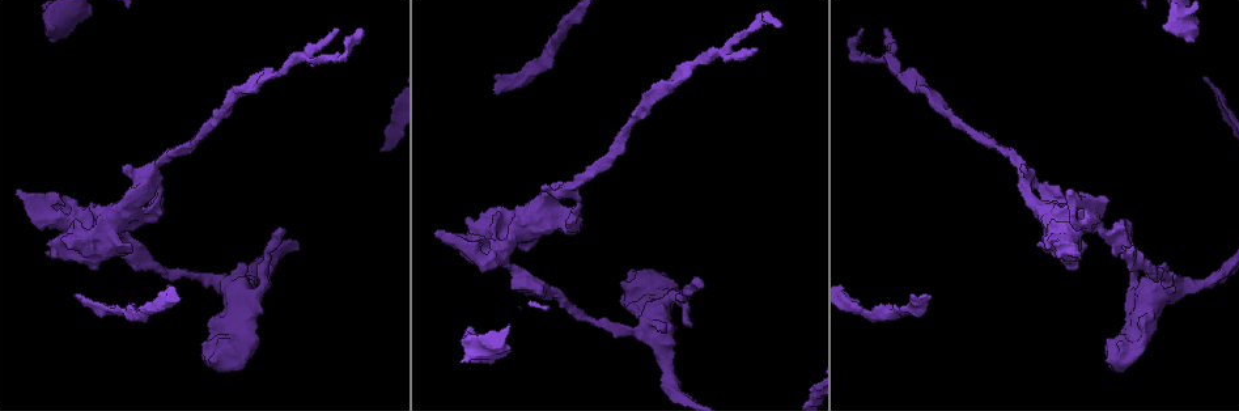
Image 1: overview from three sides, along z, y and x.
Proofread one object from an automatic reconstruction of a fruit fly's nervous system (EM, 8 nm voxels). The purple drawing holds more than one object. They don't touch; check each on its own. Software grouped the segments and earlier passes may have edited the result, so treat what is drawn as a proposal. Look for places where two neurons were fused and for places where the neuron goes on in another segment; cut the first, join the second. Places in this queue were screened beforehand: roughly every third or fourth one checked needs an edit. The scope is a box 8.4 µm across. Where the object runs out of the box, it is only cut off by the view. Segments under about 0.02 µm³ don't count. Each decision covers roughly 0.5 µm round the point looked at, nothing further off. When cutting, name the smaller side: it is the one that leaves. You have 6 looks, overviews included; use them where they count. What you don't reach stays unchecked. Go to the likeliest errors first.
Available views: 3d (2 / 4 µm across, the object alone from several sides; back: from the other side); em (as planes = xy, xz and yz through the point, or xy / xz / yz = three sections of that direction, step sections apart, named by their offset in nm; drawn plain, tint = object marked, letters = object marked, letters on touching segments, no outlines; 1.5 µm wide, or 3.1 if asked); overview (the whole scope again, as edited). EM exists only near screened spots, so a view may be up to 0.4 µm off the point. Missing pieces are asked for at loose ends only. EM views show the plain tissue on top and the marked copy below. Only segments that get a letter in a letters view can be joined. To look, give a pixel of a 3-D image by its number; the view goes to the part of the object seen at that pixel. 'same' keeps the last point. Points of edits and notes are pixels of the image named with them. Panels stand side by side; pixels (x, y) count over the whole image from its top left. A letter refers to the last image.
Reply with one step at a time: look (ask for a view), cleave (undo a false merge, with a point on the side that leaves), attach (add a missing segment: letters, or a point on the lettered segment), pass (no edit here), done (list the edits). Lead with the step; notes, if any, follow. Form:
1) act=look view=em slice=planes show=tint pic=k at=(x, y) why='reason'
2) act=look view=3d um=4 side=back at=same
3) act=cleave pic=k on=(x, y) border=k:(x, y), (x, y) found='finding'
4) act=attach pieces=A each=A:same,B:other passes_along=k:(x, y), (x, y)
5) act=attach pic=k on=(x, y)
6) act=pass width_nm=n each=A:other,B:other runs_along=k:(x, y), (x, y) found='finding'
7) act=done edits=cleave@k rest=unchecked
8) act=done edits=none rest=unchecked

act=look view=em slice=planes show=letters pic=1 at=(496, 95) why='branch stops here'

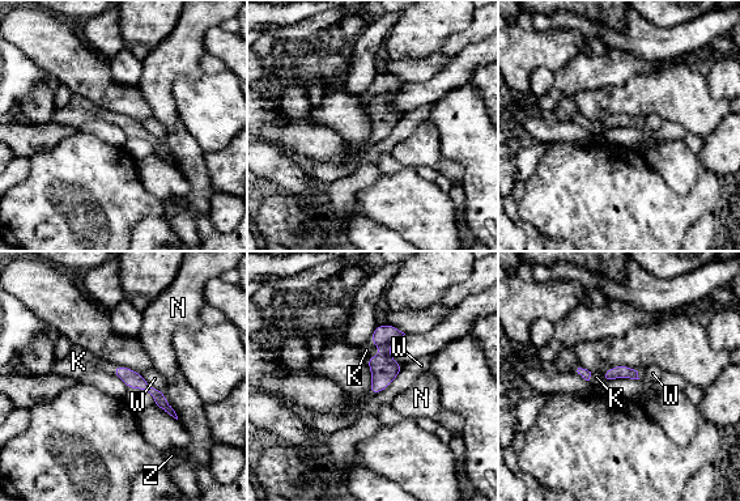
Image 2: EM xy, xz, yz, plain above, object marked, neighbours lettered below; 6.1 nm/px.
act=attach pieces=K longest_contact=W:260nm each=K:same,N:other,W:other,Z:other passes_along=2:(385, 369), (378, 345), (366, 349) found='it goes on there'

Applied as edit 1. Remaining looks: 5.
act=look view=overview why='redraw'

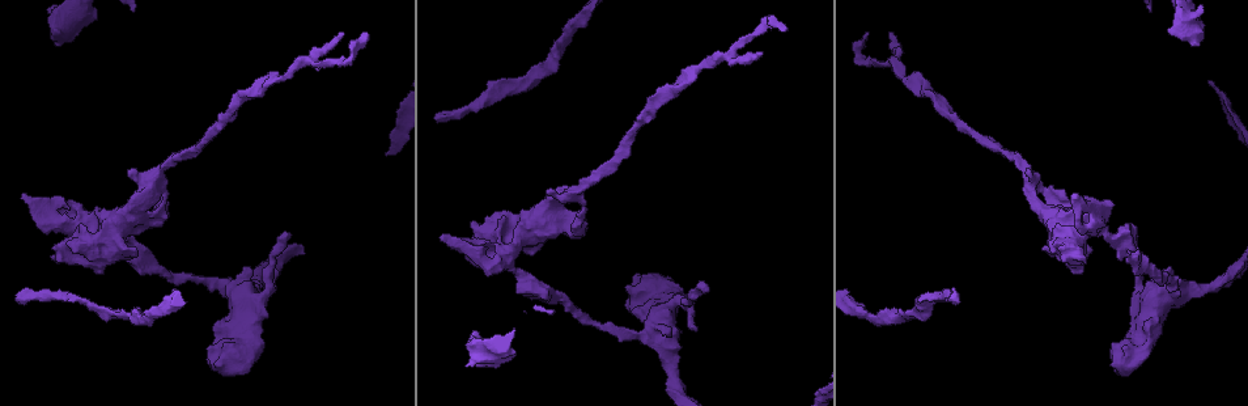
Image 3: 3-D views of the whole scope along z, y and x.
act=look view=3d um=2 pic=3 at=(134, 254) why='an open end'

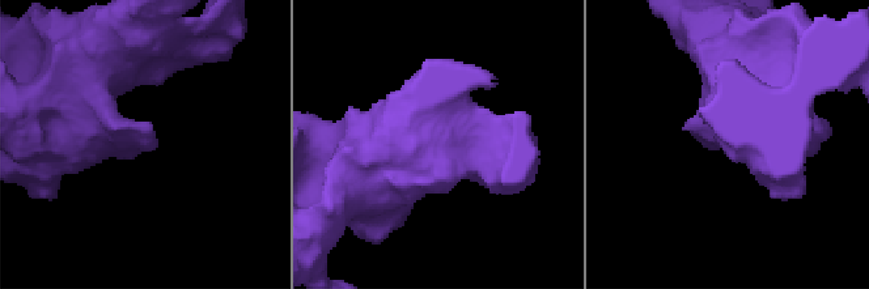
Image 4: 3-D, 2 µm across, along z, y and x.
act=look view=em slice=planes show=letters pic=4 at=(703, 137)

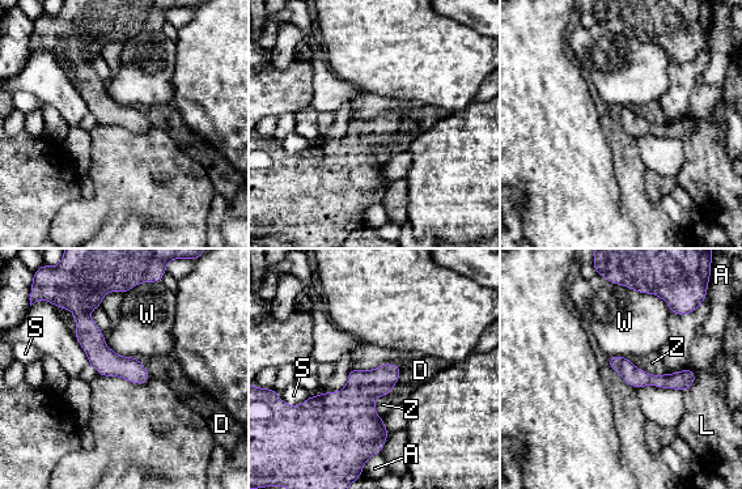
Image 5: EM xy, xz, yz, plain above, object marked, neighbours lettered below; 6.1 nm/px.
act=pass longest_contact=W:400nm each=A:other,D:other,L:other,S:other,W:other,Z:other border=5:(627, 357), (652, 374), (666, 373) found='no lettered segment goes on from it'

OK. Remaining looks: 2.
act=look view=3d um=4 pic=3 at=(441, 241) why='free end'

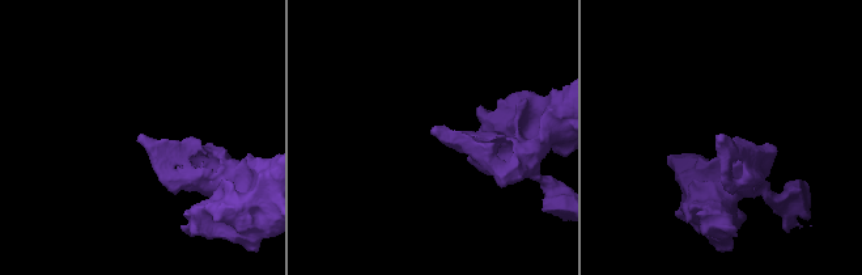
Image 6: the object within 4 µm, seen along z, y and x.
act=look view=em slice=planes show=letters pic=6 at=(432, 133)

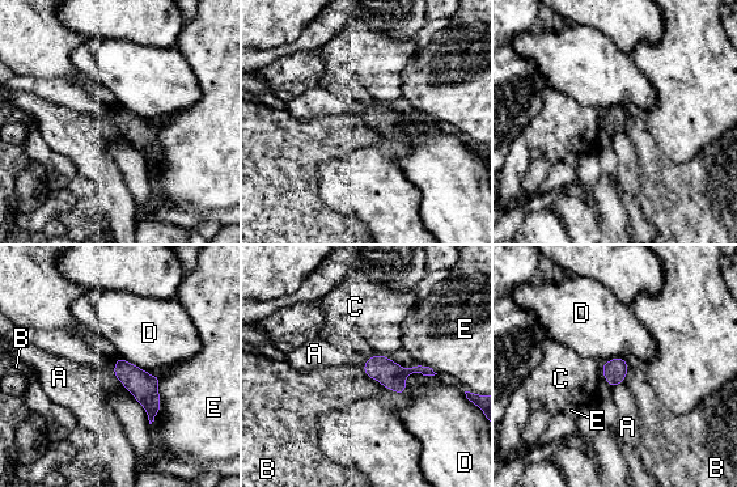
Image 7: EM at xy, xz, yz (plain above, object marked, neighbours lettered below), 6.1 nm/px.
act=pass each=A:other,B:other,C:other,D:other,E:other border=7:(364, 375), (377, 380), (384, 386) found='none of them fits'

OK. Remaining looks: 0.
act=done edits=attach@2 rest=unchecked

